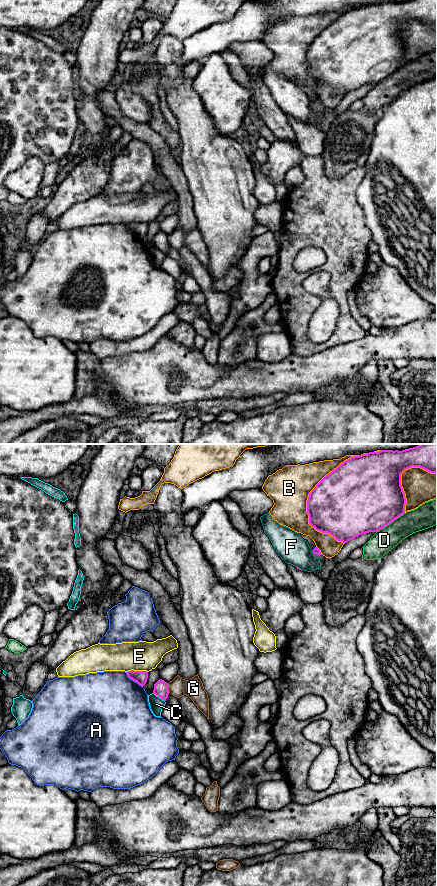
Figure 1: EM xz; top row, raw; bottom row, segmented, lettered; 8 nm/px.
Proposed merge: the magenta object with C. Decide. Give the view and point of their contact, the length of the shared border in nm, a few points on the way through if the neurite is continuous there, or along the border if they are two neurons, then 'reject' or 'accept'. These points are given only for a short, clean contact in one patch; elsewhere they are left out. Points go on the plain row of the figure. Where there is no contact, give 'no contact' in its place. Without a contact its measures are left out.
meets magenta in xz at (159, 249); contact 120 nm long; border along xz (153, 244), (164, 253); reject

